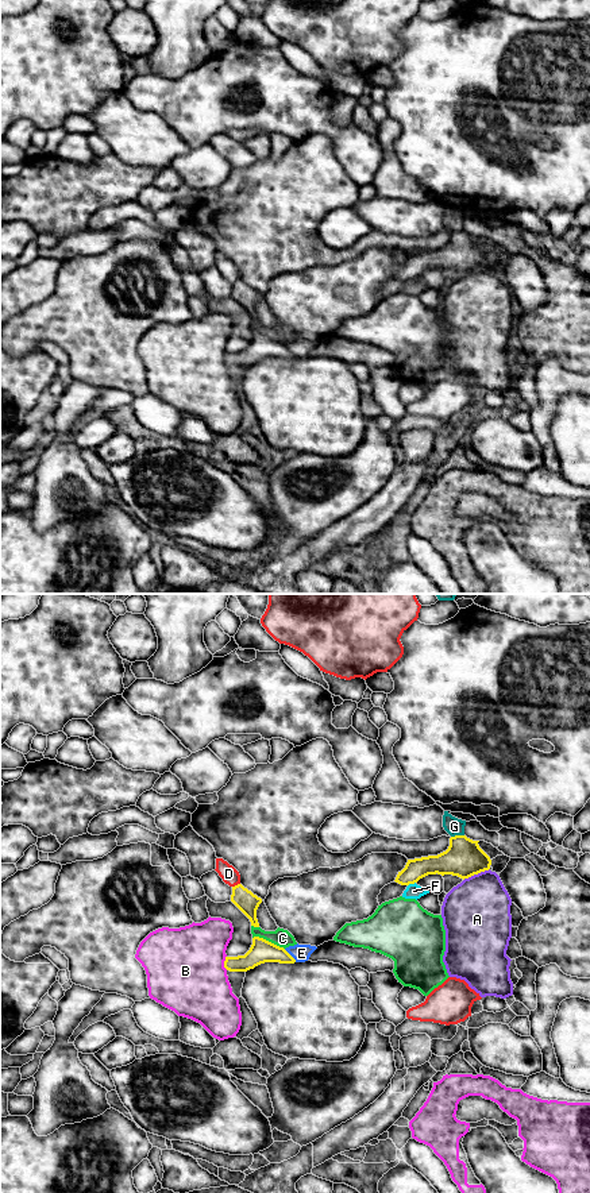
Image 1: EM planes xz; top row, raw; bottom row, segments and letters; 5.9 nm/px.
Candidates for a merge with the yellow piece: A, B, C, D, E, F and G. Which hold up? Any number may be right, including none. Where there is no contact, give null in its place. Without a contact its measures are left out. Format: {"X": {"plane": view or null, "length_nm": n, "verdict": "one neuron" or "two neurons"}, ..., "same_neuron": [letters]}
{"A": {"plane": "xz", "length_nm": 180, "verdict": "two neurons"}, "B": {"plane": "xz", "length_nm": 90, "verdict": "two neurons"}, "C": {"plane": "xz", "length_nm": 200, "verdict": "two neurons"}, "D": {"plane": "xz", "length_nm": 50, "verdict": "two neurons"}, "E": {"plane": "xz", "length_nm": 110, "verdict": "one neuron"}, "F": {"plane": "xz", "length_nm": 50, "verdict": "two neurons"}, "G": {"plane": "xz", "length_nm": 80, "verdict": "two neurons"}, "same_neuron": ["E"]}

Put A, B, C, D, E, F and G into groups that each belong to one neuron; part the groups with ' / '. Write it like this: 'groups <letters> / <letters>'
groups A / B / C / D / E / F / G

